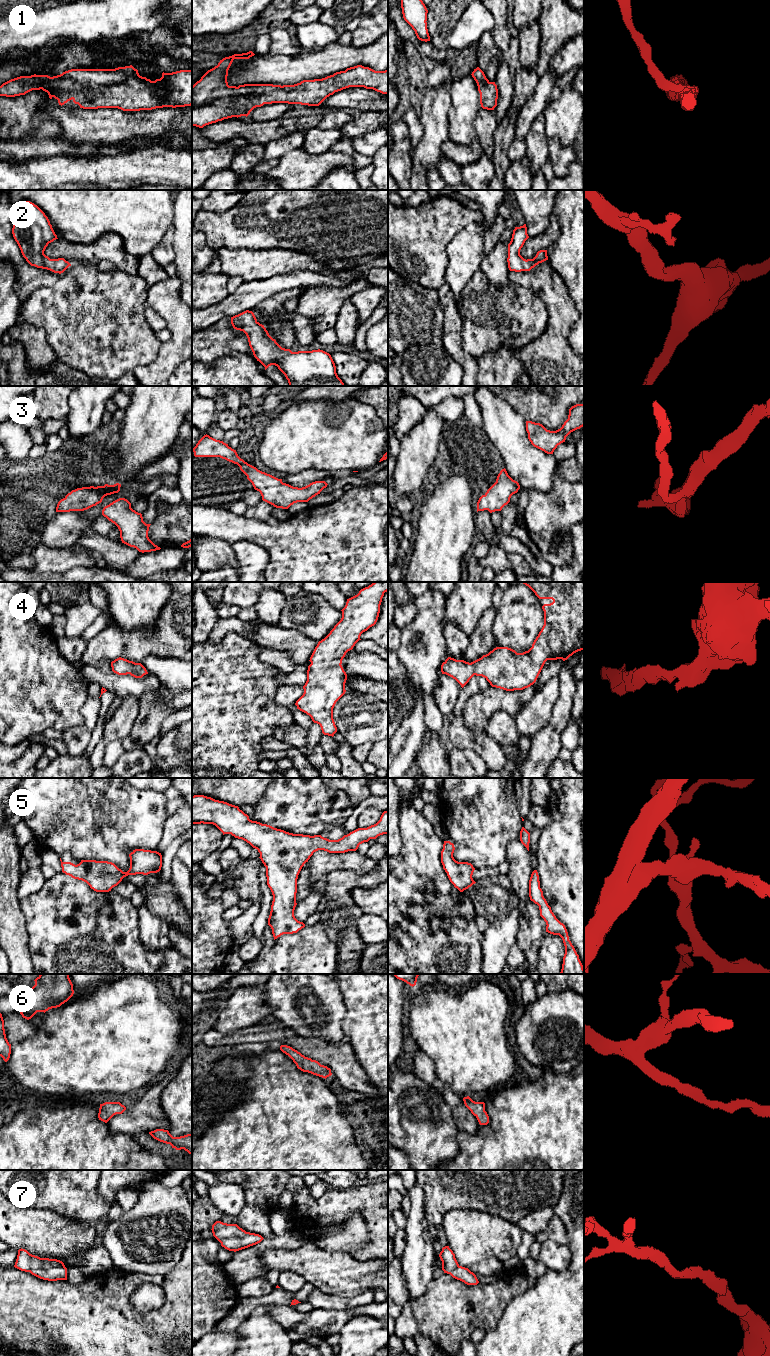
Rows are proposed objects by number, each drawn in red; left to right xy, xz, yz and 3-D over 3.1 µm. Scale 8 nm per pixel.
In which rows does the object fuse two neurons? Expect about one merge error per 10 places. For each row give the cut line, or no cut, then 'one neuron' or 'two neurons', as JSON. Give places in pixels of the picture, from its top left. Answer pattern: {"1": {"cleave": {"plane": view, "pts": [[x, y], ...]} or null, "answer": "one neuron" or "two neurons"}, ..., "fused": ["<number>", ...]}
{"1": {"cleave": null, "answer": "one neuron"}, "2": {"cleave": null, "answer": "one neuron"}, "3": {"cleave": null, "answer": "one neuron"}, "4": {"cleave": null, "answer": "one neuron"}, "5": {"cleave": null, "answer": "one neuron"}, "6": {"cleave": null, "answer": "one neuron"}, "7": {"cleave": null, "answer": "one neuron"}, "fused": []}

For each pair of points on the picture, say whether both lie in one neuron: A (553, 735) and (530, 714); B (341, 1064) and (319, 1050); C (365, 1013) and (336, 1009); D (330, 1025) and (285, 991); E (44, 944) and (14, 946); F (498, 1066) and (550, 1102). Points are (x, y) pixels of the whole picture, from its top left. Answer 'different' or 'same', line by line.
A: different
B: same
C: different
D: same
E: different
F: different

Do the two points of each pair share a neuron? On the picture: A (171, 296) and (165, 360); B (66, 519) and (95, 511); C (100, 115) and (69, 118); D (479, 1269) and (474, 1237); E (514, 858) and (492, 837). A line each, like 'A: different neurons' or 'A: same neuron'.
A: same neuron
B: same neuron
C: same neuron
D: different neurons
E: different neurons

